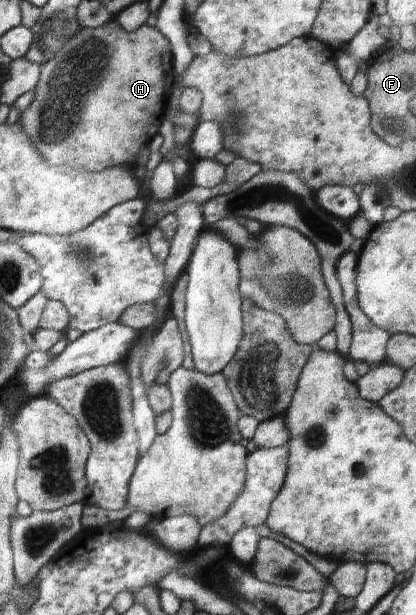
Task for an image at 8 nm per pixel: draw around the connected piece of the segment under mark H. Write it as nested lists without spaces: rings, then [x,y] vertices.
[[[115,20],[95,29],[82,27],[65,47],[41,65],[41,81],[35,89],[37,97],[20,115],[20,120],[47,165],[71,165],[87,173],[99,173],[107,167],[127,167],[135,163],[137,151],[163,123],[175,80],[172,42],[153,22],[141,25],[131,33],[121,29]]]

